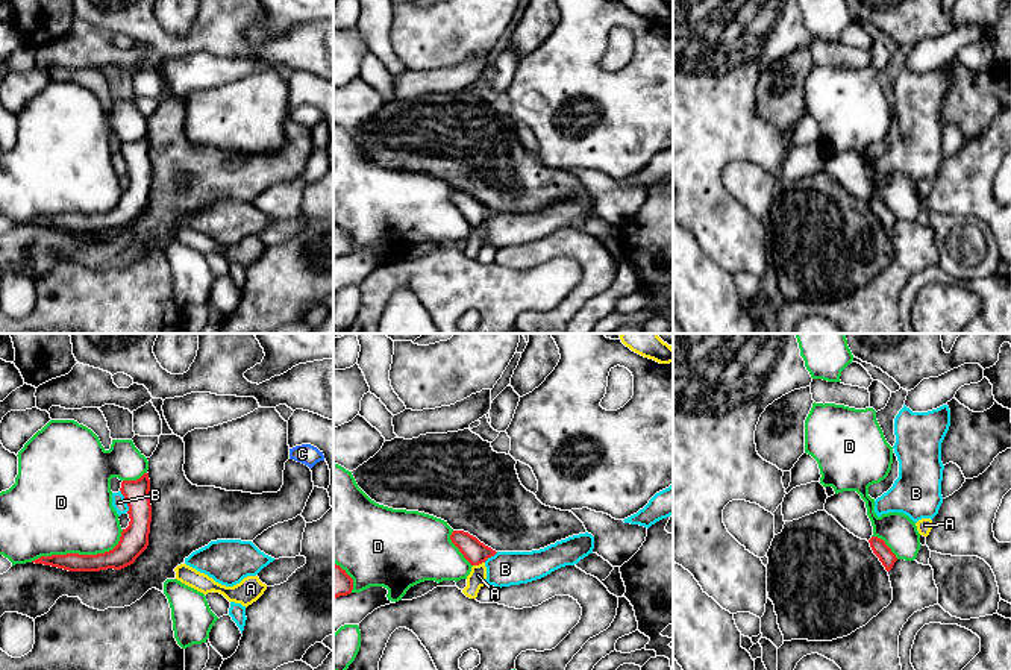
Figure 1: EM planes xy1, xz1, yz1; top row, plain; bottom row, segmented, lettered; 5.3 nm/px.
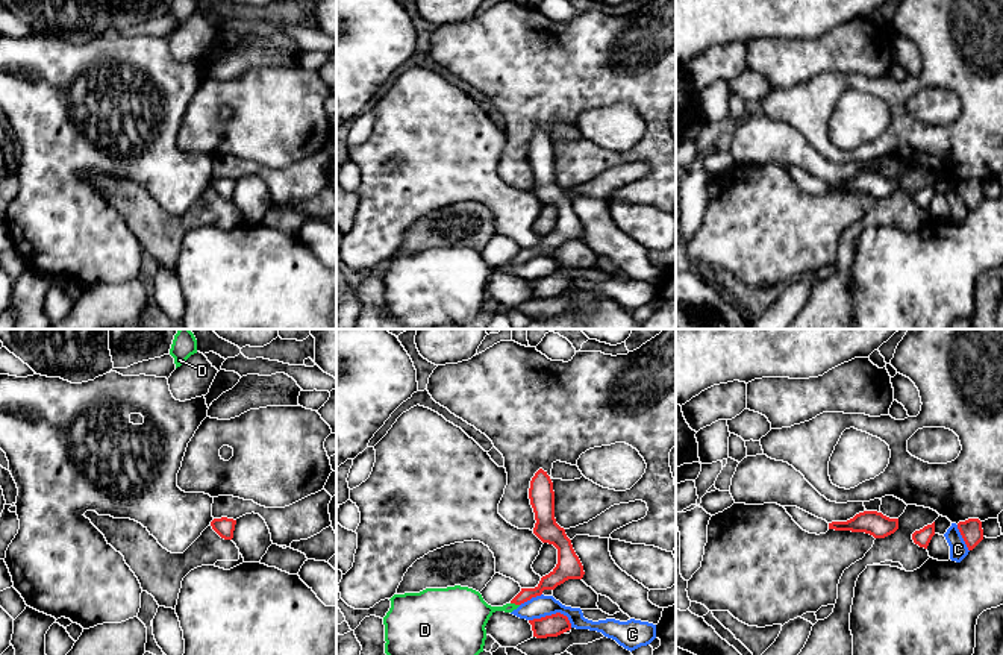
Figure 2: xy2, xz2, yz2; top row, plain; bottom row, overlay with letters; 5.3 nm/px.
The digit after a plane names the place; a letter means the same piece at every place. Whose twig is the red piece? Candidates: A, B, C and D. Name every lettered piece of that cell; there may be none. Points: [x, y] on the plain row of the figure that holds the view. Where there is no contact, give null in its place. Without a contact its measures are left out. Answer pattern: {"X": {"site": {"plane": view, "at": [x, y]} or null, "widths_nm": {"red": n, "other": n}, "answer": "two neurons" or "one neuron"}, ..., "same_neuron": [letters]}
{"A": {"site": {"plane": "xz1", "at": [478, 225]}, "widths_nm": {"red": 120, "other": 90}, "answer": "one neuron"}, "B": {"site": {"plane": "xy1", "at": [126, 161]}, "widths_nm": {"red": 150, "other": 80}, "answer": "two neurons"}, "C": {"site": {"plane": "xz2", "at": [553, 275]}, "widths_nm": {"red": 120, "other": 120}, "answer": "two neurons"}, "D": {"site": {"plane": "xy1", "at": [81, 216]}, "widths_nm": {"red": 130, "other": 460}, "answer": "two neurons"}, "same_neuron": ["A"]}

